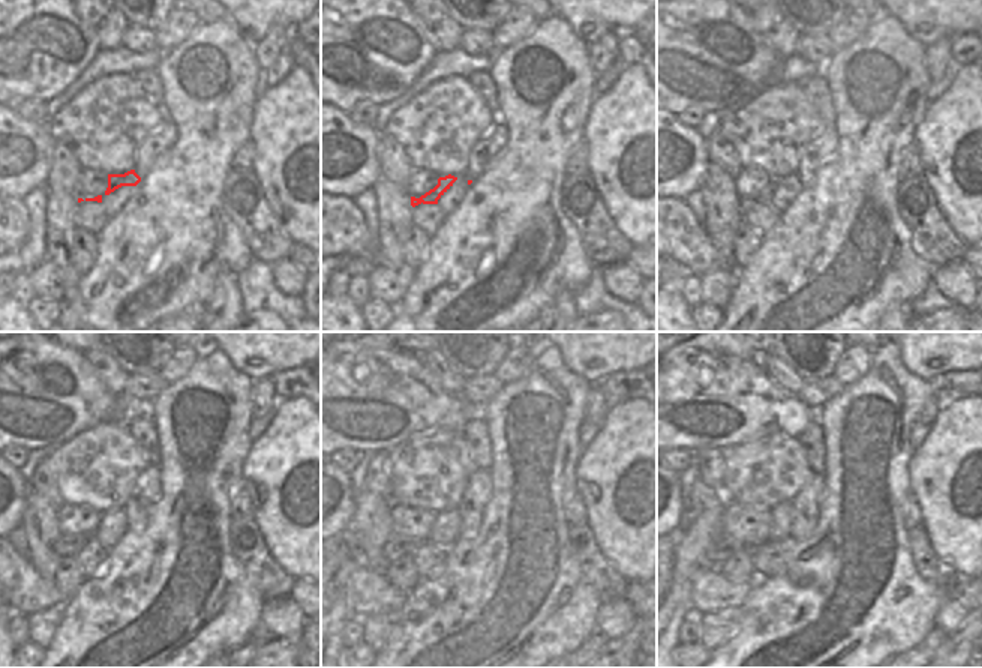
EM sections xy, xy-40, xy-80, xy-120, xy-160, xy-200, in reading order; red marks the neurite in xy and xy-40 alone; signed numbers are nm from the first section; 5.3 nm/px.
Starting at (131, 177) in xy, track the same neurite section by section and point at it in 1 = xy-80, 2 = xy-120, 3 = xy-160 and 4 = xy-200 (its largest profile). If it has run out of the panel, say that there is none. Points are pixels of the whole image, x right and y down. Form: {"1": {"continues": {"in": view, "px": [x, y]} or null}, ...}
{"1": {"continues": {"in": "xy-80", "px": [747, 204]}}, "2": {"continues": {"in": "xy-120", "px": [68, 545]}}, "3": {"continues": {"in": "xy-160", "px": [398, 545]}}, "4": {"continues": {"in": "xy-200", "px": [723, 548]}}}

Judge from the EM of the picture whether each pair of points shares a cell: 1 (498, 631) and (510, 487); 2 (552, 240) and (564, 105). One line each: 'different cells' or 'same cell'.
1: same cell
2: same cell

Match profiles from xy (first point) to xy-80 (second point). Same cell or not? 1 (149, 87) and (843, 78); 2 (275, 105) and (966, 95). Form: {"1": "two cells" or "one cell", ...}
{"1": "two cells", "2": "one cell"}

